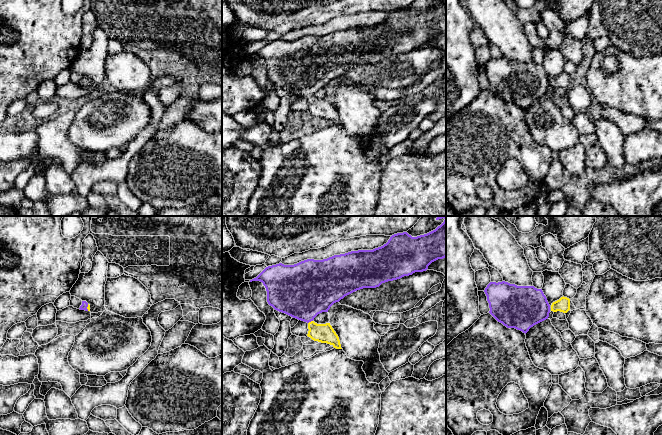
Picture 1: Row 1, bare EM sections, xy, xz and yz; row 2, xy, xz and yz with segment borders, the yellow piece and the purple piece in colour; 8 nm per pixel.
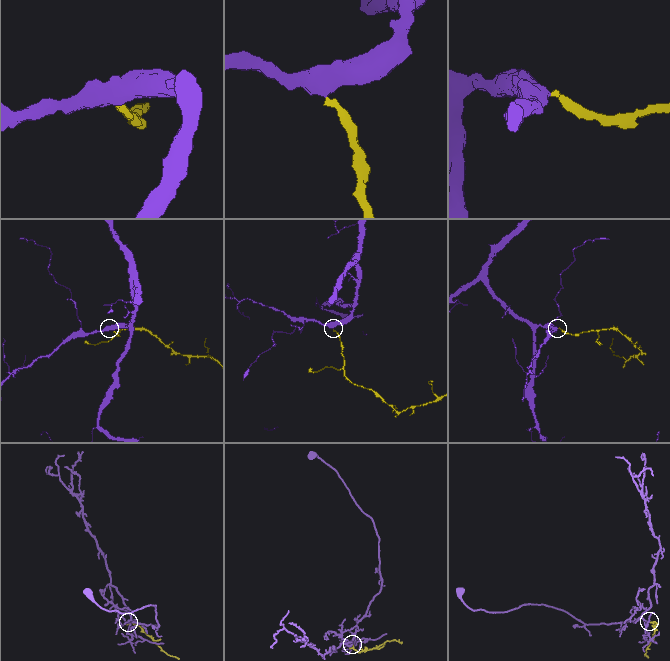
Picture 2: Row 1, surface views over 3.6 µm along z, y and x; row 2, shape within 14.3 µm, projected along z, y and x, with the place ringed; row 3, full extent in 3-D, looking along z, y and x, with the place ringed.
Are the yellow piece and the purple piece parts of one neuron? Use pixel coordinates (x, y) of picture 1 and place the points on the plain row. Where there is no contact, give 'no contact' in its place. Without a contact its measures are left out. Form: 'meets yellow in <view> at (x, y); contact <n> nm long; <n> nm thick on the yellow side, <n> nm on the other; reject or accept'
meets yellow in xz at (311, 97); contact 50 nm long; 160 nm thick on the yellow side, 440 nm on the other; accept

